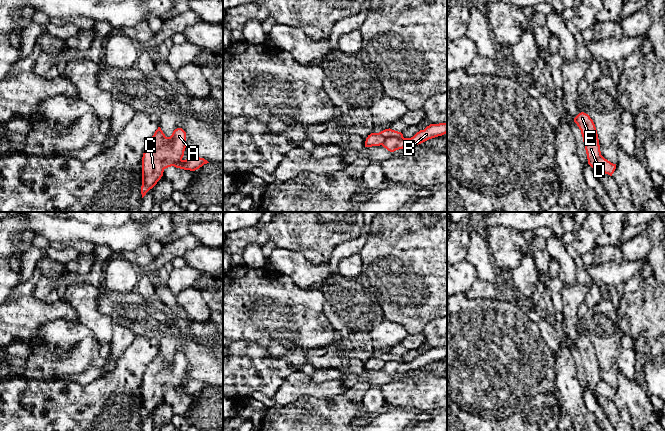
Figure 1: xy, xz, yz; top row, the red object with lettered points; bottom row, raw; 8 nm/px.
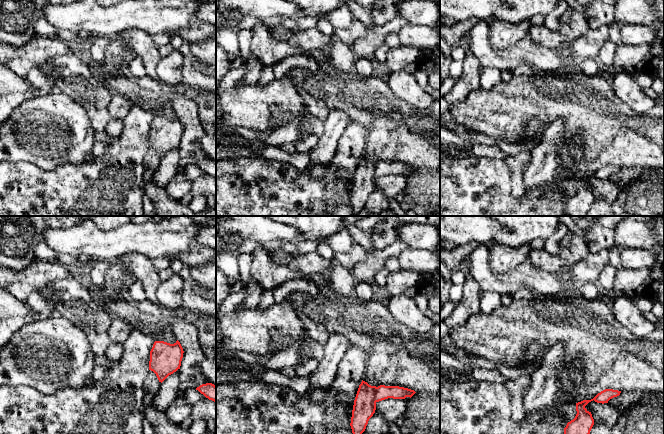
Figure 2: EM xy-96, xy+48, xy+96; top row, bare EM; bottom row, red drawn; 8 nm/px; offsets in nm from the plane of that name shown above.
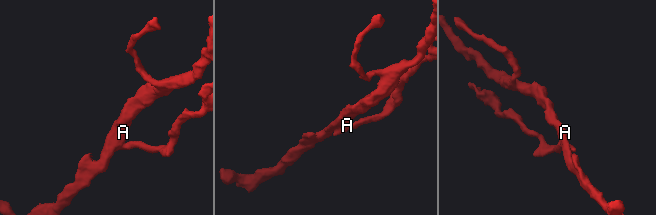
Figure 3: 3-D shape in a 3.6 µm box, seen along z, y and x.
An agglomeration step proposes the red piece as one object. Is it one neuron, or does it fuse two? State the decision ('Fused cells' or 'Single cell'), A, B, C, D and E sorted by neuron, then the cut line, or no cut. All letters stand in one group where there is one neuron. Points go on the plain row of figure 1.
Fused cells. Groups: A C D E / B. Split along xy (181, 382), (178, 384), (165, 384), (162, 391)

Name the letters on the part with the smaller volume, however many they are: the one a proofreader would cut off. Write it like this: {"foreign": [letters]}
{"foreign": ["B"]}

